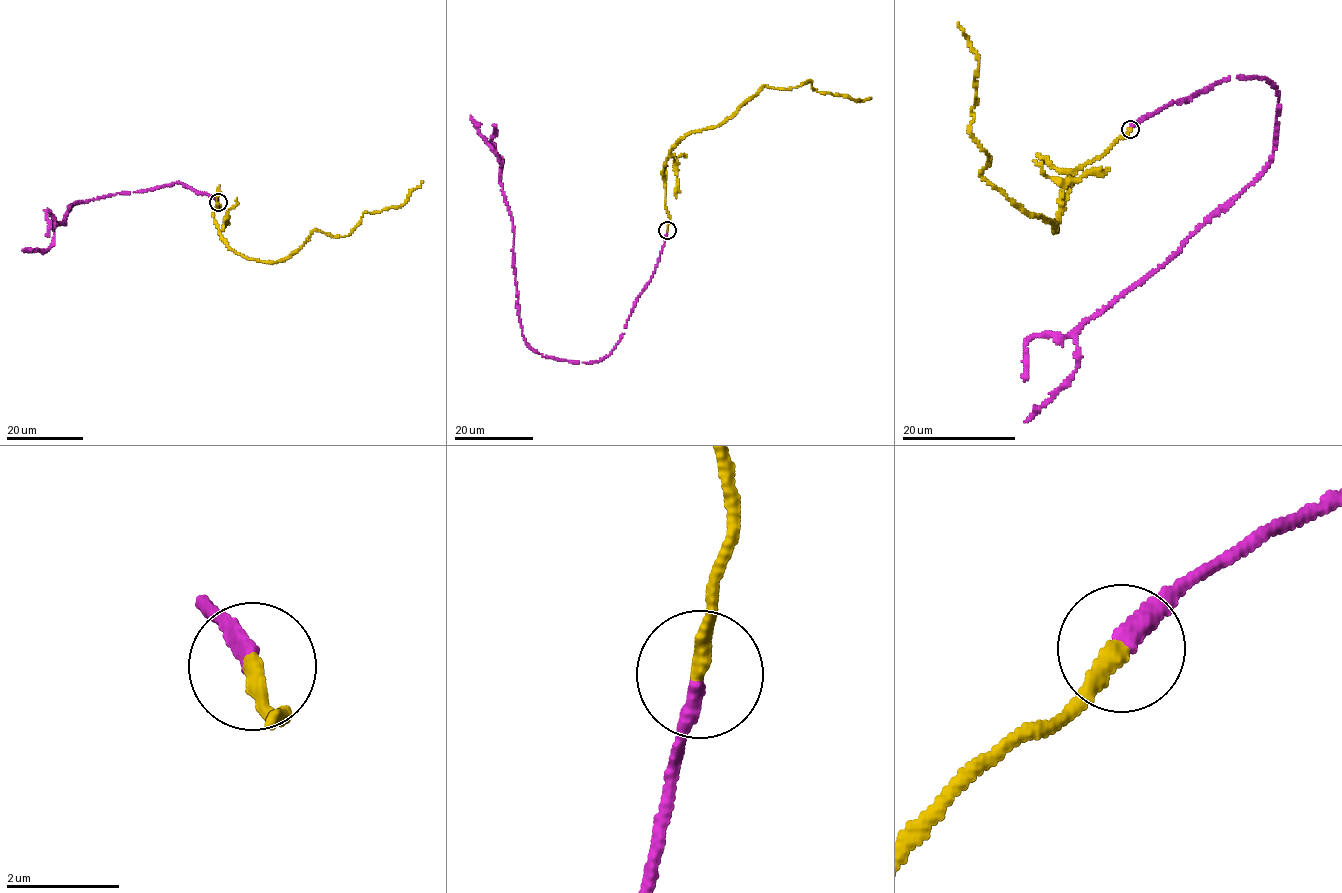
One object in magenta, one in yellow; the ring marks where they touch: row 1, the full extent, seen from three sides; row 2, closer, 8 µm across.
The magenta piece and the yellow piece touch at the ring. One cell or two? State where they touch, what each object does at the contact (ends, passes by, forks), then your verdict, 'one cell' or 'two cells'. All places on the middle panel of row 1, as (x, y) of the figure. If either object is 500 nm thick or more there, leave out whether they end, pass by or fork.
place (667, 230); magenta ends; yellow ends; one cell

